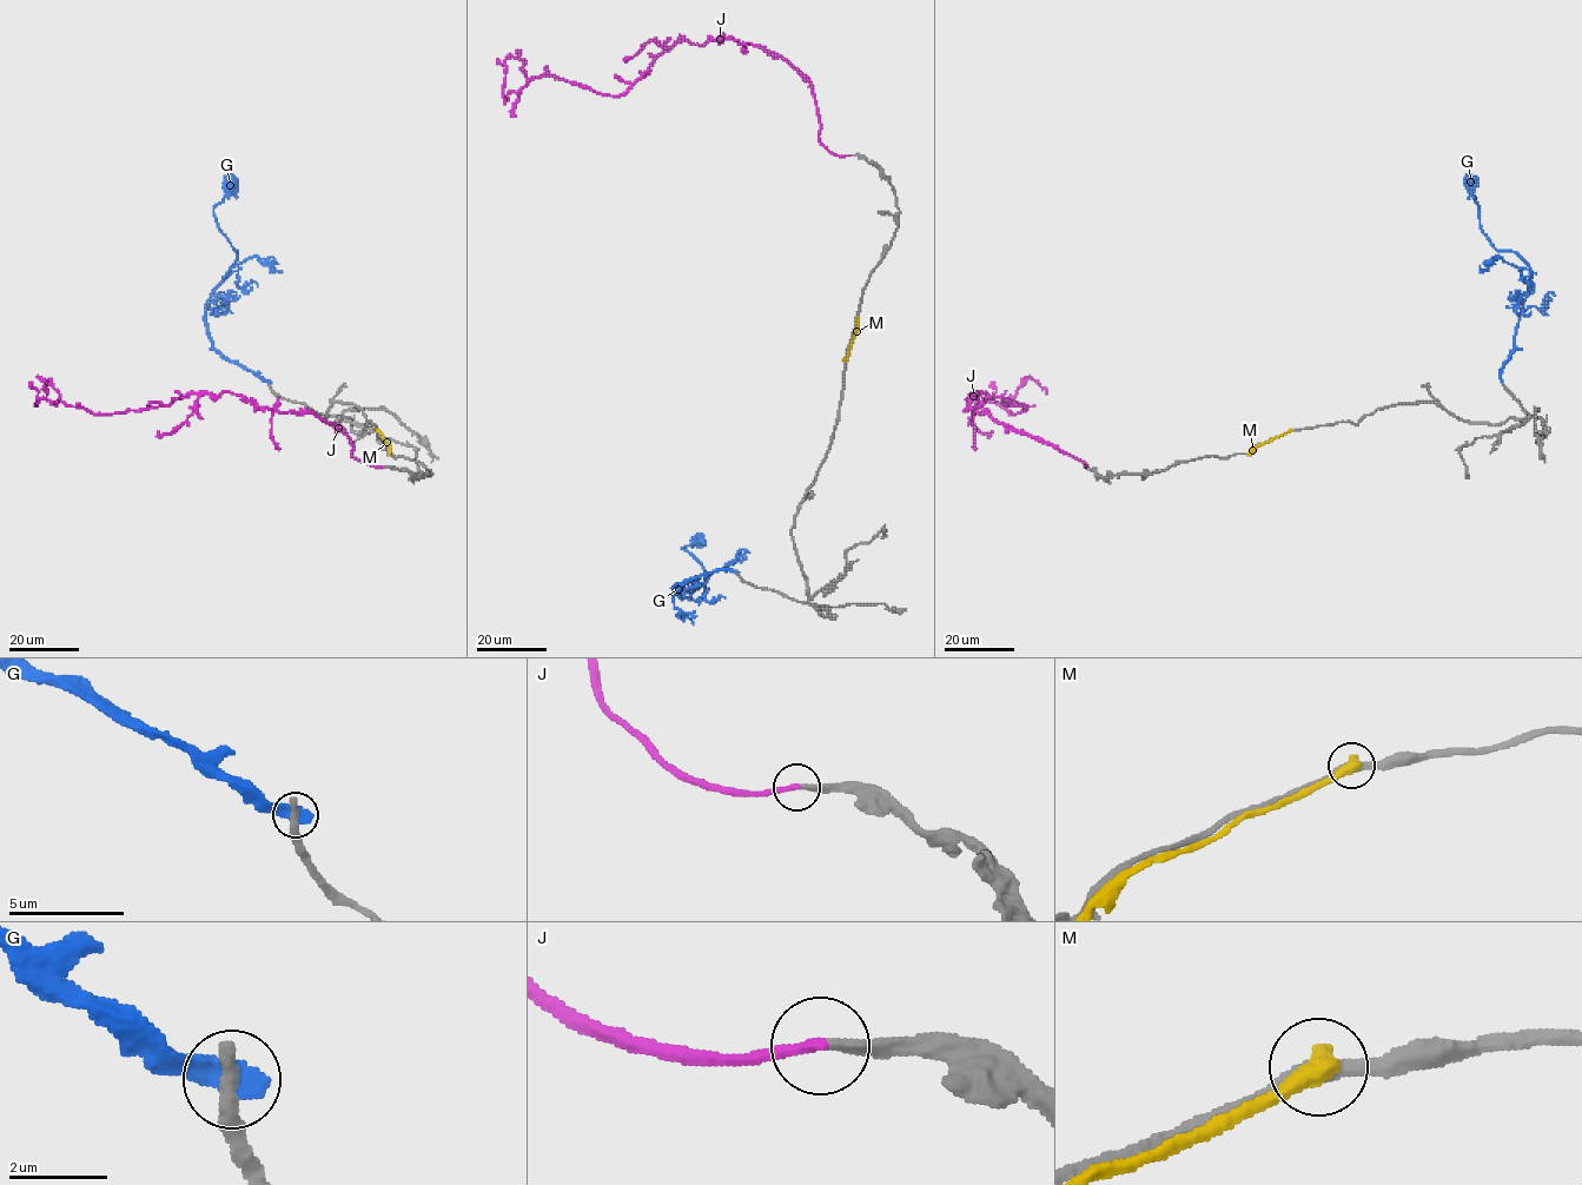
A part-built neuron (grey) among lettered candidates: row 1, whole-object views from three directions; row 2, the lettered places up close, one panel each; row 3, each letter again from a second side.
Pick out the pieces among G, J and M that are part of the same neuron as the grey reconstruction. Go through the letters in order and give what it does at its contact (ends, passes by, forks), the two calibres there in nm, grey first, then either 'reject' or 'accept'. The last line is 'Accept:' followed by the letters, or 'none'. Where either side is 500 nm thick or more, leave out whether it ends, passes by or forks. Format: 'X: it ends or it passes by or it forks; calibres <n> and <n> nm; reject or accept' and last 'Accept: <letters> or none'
G: it ends; calibres 360 and 480 nm; reject
J: it ends; calibres 240 and 320 nm; accept
M: it ends; calibres 320 and 480 nm; reject
Accept: J

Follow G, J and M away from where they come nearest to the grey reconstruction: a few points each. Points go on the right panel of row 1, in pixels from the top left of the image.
G: (1503, 382), (1502, 366), (1514, 349), (1530, 267), (1514, 252), (1497, 250), (1482, 230), (1469, 173)
J: (1085, 467), (977, 411), (970, 397), (986, 392), (1026, 408), (1011, 414), (1011, 398), (986, 398), (1034, 404)
M: (1290, 430), (1256, 447), (1246, 455)

